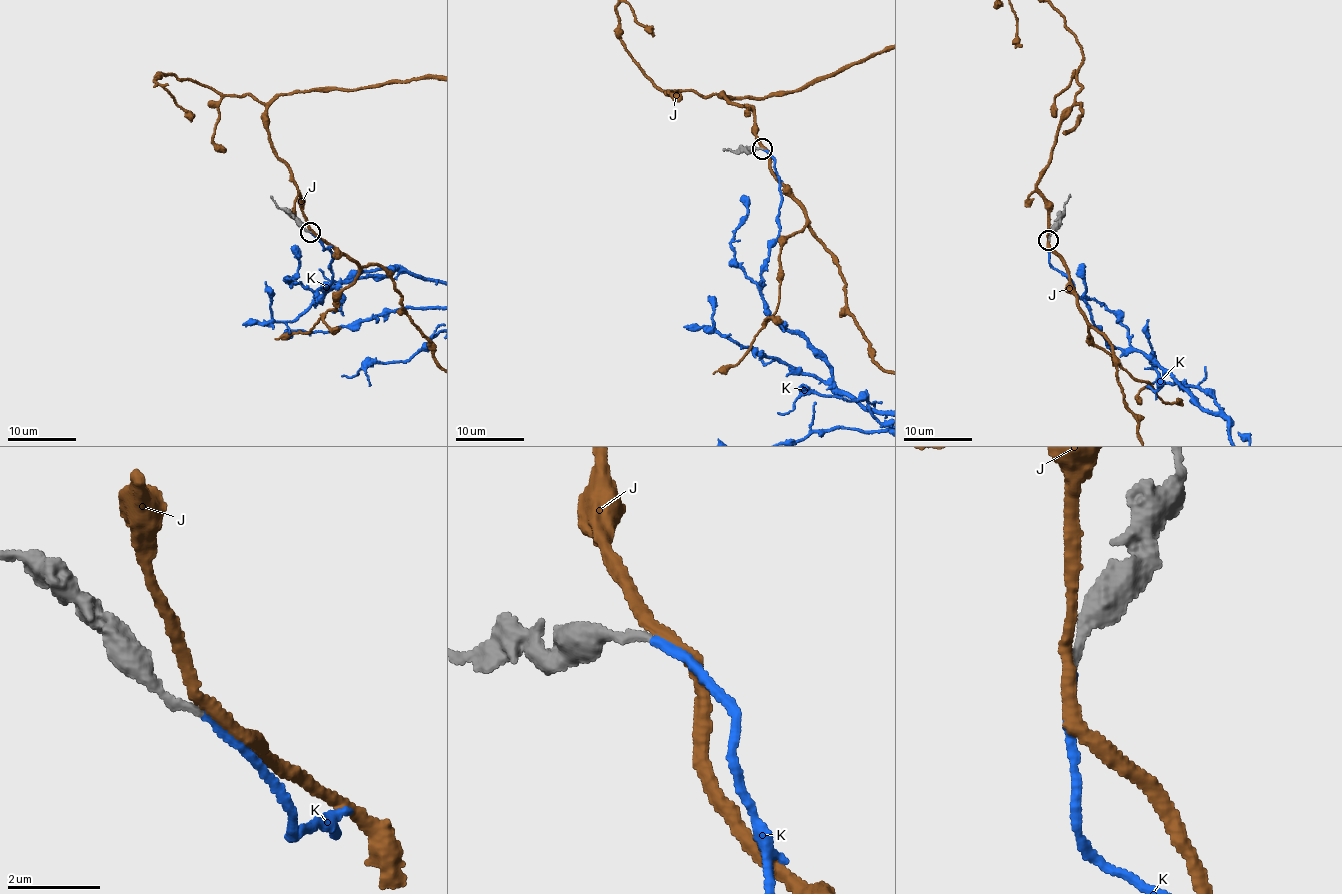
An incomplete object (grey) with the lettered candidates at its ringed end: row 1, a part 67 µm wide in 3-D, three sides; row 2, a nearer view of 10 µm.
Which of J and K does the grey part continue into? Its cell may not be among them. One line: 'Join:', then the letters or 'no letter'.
Join: K

